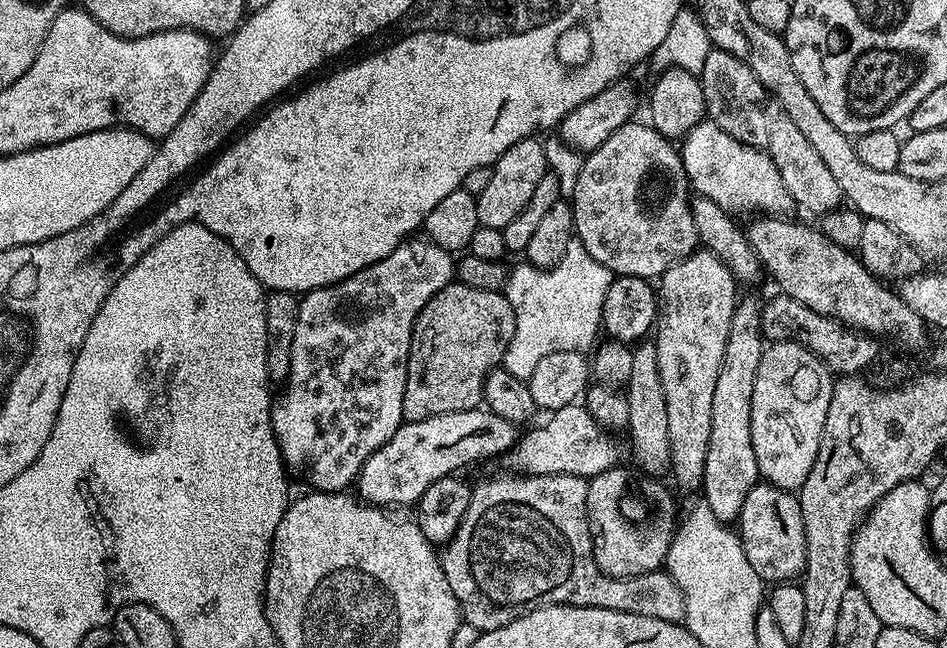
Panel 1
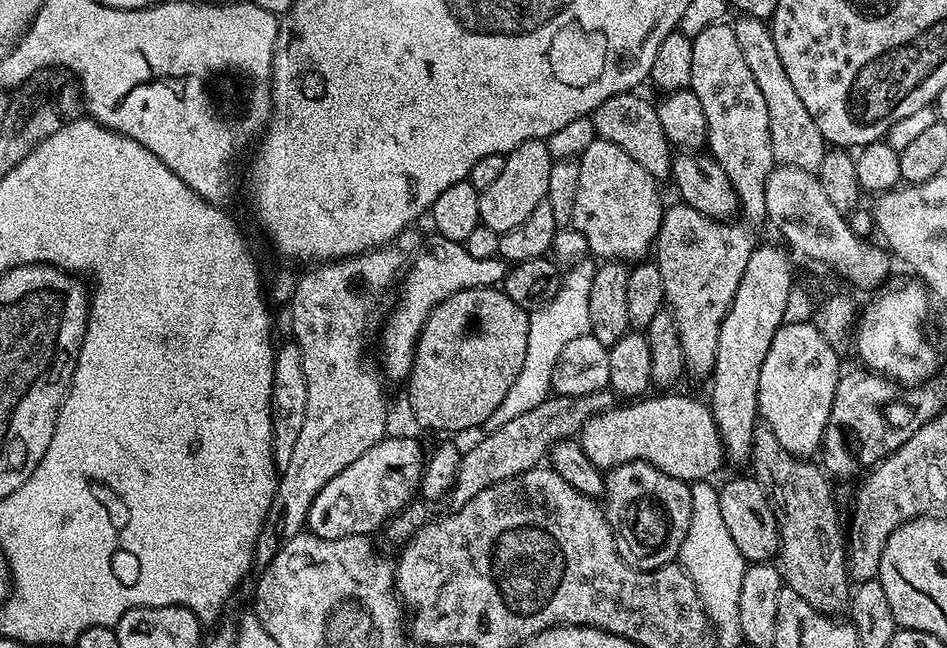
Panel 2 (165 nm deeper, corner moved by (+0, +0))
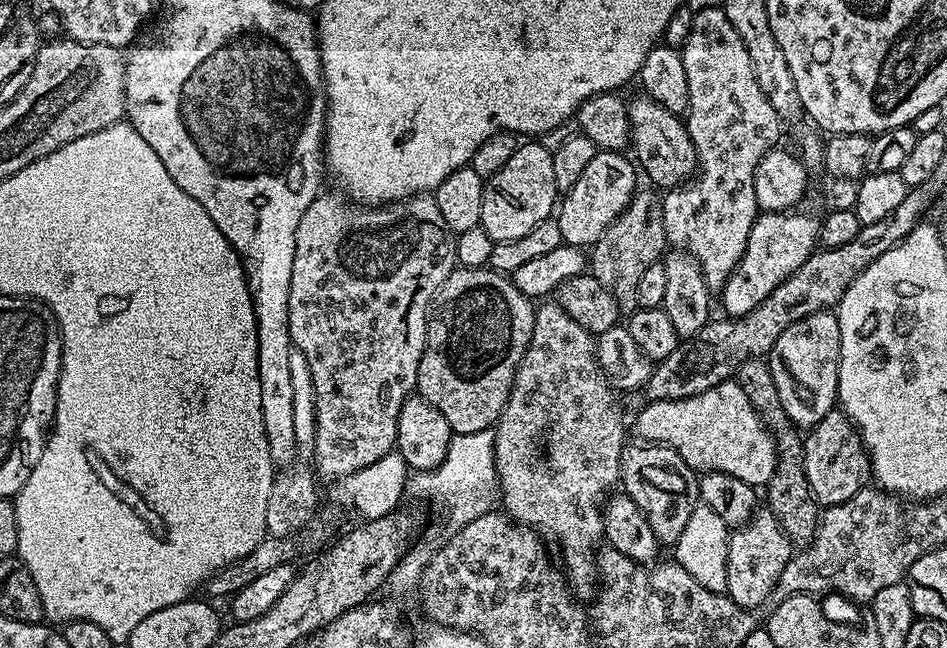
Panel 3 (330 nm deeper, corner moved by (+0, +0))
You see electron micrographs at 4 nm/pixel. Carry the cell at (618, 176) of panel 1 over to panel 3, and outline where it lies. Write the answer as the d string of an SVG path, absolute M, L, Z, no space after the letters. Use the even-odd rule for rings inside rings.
M597 151L586 170L582 170L582 178L578 178L578 182L574 182L571 190L563 193L559 201L555 219L562 230L564 243L576 248L598 243L605 230L627 210L628 203L636 195L636 176L637 165L624 152Z

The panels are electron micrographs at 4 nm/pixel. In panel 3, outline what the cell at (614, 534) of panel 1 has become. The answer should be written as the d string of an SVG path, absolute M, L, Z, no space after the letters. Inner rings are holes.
M647 442L625 443L620 463L620 481L623 495L629 496L642 510L654 530L661 546L674 546L690 522L700 499L700 482L697 473L693 472L673 448L664 444Z

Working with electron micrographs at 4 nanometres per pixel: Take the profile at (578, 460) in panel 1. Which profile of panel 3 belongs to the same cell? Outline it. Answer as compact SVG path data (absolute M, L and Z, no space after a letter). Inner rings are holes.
M735 379L722 382L706 390L706 394L698 394L694 398L653 400L645 405L636 416L636 432L640 435L637 437L650 444L664 444L667 448L673 448L693 472L734 474L734 478L742 478L742 482L753 486L767 485L768 479L774 474L776 439L768 432L768 427L760 420L754 406L750 406L750 398L746 398L742 386L738 386Z

